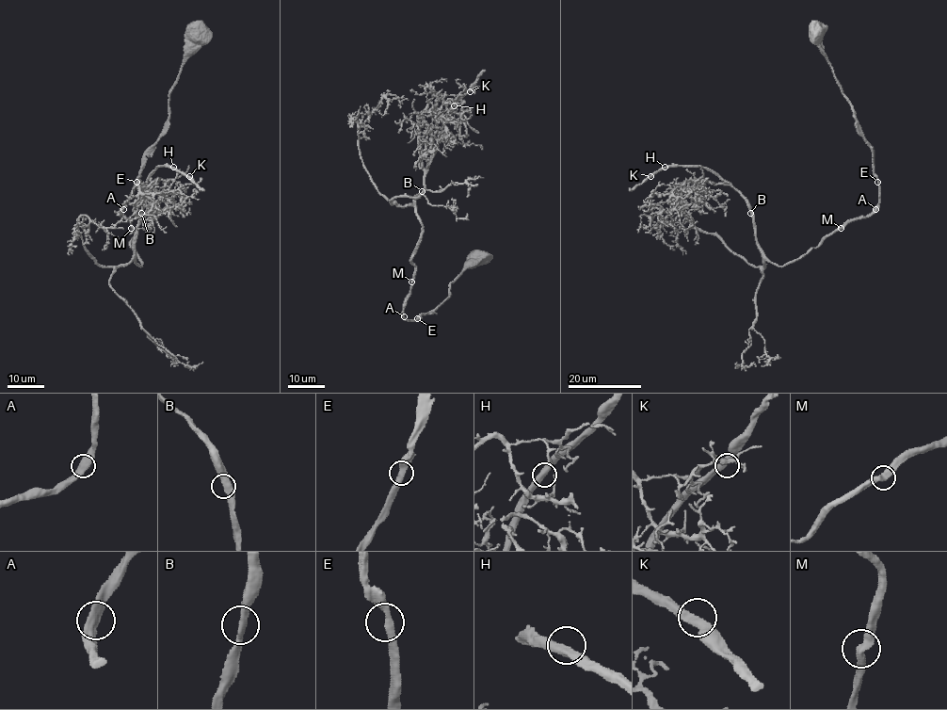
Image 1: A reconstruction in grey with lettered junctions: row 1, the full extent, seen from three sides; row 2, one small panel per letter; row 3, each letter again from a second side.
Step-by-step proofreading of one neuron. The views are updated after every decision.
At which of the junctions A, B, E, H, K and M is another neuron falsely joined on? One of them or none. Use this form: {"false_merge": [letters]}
{"false_merge": []}

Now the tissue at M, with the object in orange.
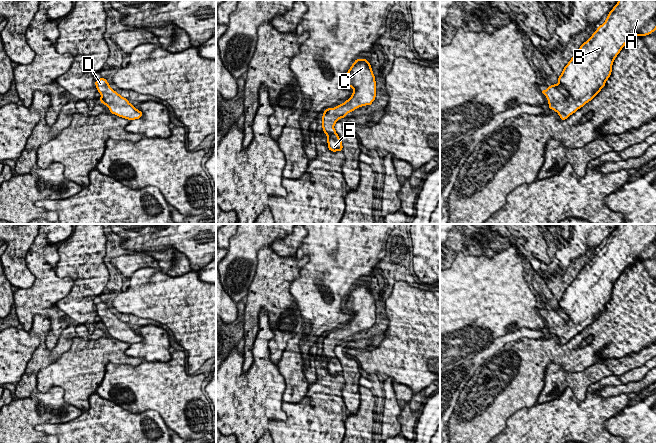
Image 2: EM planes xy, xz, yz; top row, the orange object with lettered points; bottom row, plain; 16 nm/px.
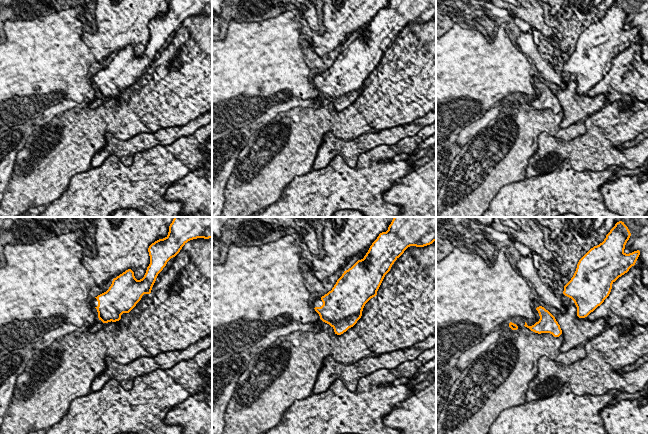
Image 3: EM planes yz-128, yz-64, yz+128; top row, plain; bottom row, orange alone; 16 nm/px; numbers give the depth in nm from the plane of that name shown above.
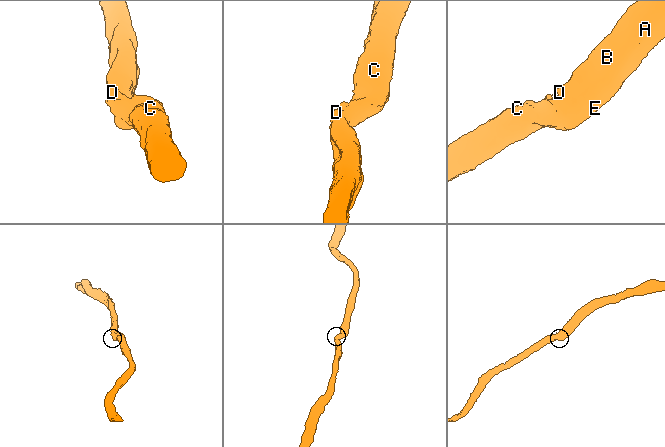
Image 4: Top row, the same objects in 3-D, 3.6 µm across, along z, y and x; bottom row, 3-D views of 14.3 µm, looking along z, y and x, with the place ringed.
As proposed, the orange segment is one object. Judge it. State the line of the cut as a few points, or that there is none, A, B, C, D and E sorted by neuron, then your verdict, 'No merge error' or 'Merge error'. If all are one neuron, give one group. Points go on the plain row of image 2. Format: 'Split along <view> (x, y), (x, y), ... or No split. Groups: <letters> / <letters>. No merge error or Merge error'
No split. Groups: A B C D E. No merge error

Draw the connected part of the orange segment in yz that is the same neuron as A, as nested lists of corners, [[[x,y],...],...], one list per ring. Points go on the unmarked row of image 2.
[[[619,224],[609,236],[606,245],[583,267],[565,289],[558,301],[559,307],[541,314],[548,323],[550,334],[554,333],[561,344],[591,325],[605,310],[612,296],[613,285],[626,267],[634,265],[636,260],[646,260],[656,255],[656,224]]]

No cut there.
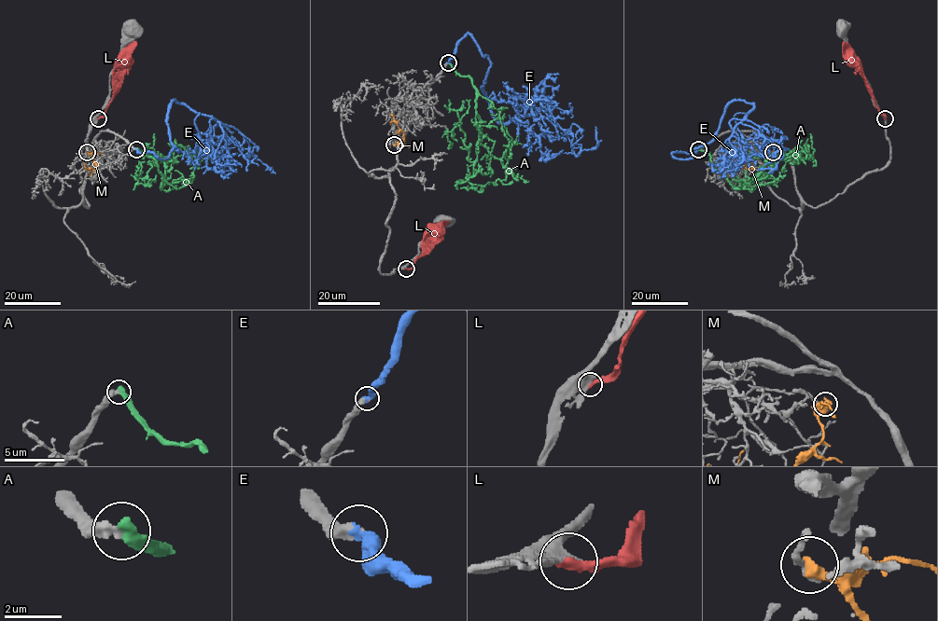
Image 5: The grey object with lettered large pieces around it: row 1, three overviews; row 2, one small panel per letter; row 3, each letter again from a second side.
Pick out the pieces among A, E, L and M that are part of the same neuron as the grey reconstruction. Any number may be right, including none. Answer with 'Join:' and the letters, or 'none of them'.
Join: E

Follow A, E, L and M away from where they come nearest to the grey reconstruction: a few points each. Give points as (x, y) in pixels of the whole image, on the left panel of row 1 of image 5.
A: (137, 149), (155, 161), (161, 188), (164, 181), (164, 163), (157, 156), (147, 182), (137, 182), (136, 175)
E: (136, 149), (168, 157), (174, 147), (168, 107), (174, 100), (232, 126), (270, 170)
L: (98, 118), (104, 115), (116, 88), (120, 60), (136, 41)
M: (87, 153), (96, 168), (87, 170), (84, 166)

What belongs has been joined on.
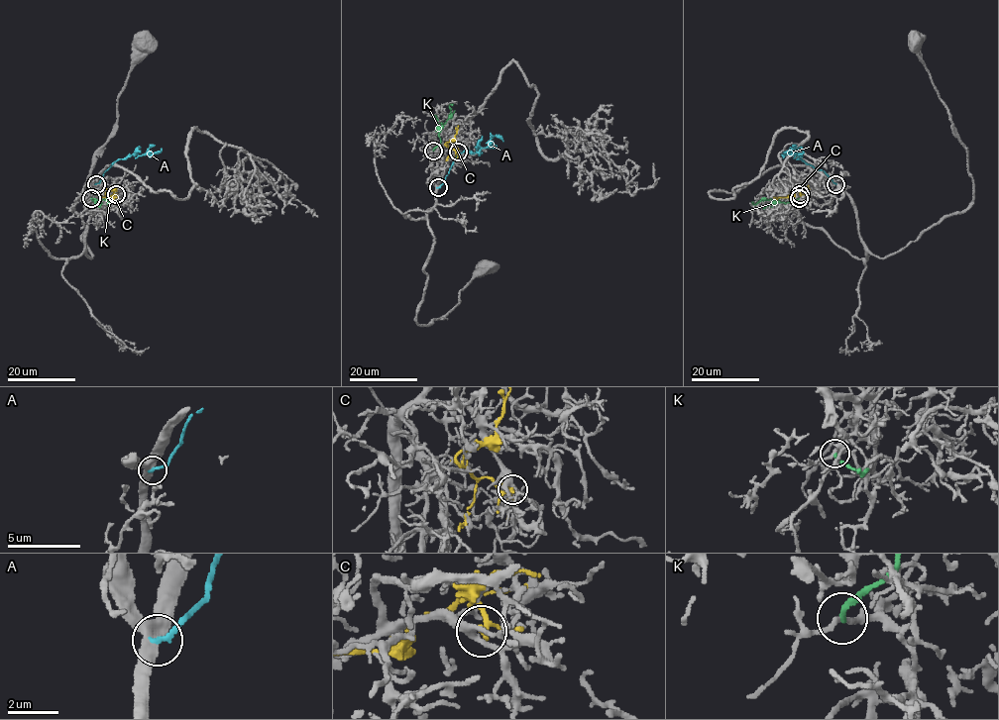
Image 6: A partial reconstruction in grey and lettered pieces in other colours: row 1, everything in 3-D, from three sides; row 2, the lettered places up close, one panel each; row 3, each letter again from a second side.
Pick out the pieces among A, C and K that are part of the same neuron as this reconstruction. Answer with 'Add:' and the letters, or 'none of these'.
Add: none of these

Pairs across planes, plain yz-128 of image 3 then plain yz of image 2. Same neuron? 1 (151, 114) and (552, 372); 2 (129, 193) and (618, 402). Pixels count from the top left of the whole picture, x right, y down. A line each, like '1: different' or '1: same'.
1: different
2: same

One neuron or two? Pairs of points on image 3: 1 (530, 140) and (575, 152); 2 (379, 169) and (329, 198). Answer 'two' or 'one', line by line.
1: two
2: one

